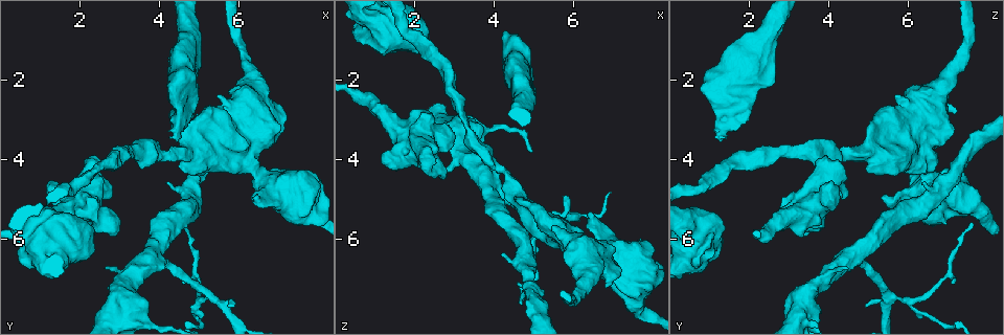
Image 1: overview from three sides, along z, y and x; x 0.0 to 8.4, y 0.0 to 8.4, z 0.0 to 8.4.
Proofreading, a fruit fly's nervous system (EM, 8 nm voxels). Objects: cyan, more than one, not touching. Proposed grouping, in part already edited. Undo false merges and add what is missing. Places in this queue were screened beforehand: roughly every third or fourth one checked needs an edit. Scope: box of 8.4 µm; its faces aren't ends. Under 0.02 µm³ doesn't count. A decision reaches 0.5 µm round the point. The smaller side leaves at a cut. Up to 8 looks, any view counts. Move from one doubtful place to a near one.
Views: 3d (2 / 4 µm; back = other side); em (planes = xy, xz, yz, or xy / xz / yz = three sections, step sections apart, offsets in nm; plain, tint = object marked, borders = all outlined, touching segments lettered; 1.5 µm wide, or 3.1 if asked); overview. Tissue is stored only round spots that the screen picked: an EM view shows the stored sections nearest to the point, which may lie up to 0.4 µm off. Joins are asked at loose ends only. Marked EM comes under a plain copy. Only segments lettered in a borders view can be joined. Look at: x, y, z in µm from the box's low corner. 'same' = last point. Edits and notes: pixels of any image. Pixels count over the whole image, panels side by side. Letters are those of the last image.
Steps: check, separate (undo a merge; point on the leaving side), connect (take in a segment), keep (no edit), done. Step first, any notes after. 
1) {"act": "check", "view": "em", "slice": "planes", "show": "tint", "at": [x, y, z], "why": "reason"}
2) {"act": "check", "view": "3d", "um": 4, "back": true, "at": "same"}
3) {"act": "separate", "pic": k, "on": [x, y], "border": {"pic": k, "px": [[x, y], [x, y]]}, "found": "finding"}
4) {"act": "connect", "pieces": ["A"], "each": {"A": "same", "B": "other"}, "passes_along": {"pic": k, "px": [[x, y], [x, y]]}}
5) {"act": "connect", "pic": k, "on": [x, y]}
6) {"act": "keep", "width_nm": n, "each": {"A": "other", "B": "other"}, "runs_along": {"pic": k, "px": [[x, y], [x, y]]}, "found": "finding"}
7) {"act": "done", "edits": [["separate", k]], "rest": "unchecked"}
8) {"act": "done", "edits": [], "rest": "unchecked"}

{"act": "check", "view": "3d", "um": 4, "at": [6.65, 5.05, 5.75], "why": "sudden change in width"}

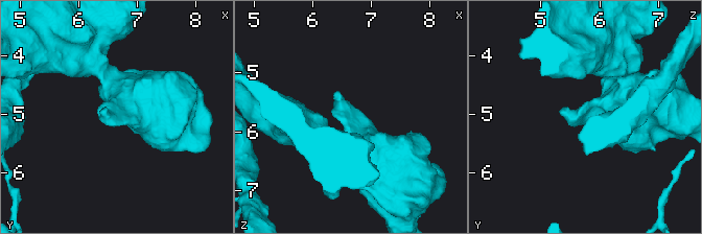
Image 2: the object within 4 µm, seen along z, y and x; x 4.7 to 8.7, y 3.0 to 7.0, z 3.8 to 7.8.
{"act": "check", "view": "em", "slice": "planes", "show": "borders", "at": [6.75, 5.05, 5.80]}

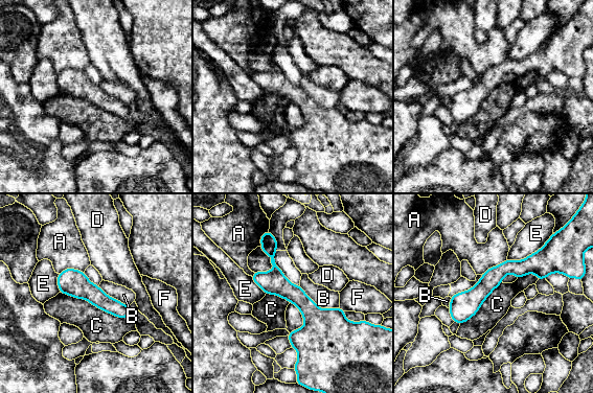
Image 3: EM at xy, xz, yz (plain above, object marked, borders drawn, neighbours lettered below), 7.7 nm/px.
{"act": "keep", "width_nm": 140, "each": {"A": "other", "B": "other", "C": "other", "D": "other", "E": "other", "F": "other"}, "runs_along": {"pic": 3, "px": [[268, 250], [276, 277], [326, 326], [361, 324]]}, "found": "one cell here"}

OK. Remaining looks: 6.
{"act": "check", "view": "3d", "um": 4, "at": [4.25, 3.95, 4.25], "why": "narrows sharply"}

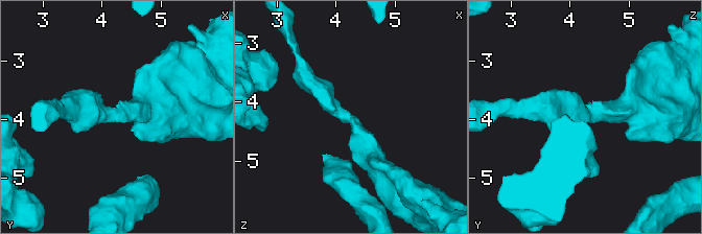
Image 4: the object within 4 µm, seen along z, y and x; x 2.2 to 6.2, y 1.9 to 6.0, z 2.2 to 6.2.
{"act": "check", "view": "em", "slice": "xy", "step": 4, "show": "tint", "at": [4.25, 3.95, 4.30], "arm_widths_nm": [320, 380], "why": "shape alone is not enough"}

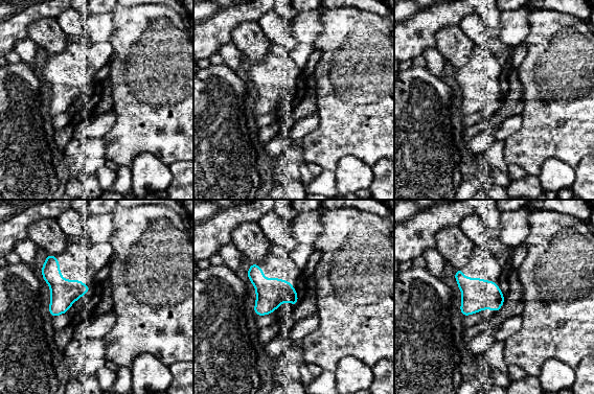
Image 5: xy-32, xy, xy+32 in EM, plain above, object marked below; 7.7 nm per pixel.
{"act": "check", "view": "em", "slice": "planes", "show": "borders", "at": "same", "why": "cut it another way"}

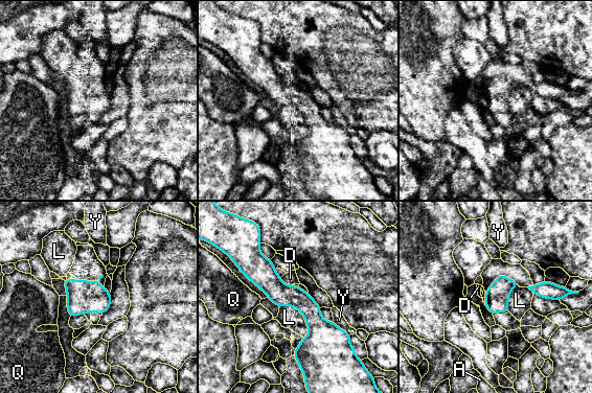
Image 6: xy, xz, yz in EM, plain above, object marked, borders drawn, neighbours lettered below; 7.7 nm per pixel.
{"act": "keep", "each": {"A": "other", "D": "other", "L": "other", "Q": "other", "Y": "other"}, "found": "all the same cell"}

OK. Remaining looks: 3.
{"act": "check", "view": "3d", "um": 2, "at": [5.85, 7.75, 4.90], "why": "branch stops here"}

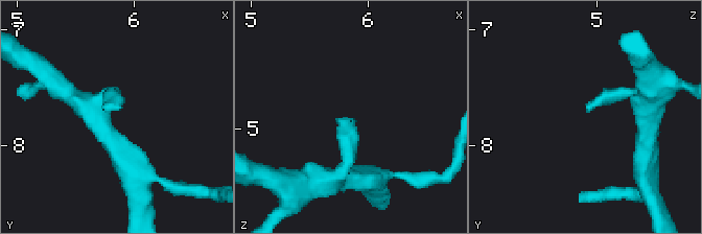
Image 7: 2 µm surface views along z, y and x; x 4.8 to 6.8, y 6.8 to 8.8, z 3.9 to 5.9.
{"act": "check", "view": "em", "slice": "planes", "show": "borders", "at": [5.82, 7.68, 4.90]}

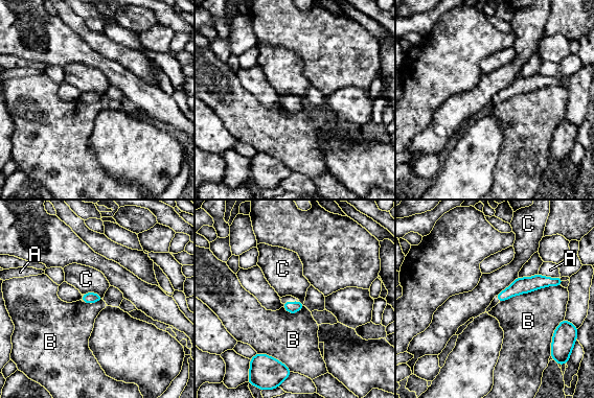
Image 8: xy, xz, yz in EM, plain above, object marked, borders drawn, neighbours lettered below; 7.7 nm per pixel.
{"act": "keep", "each": {"A": "other", "B": "other", "C": "other"}, "runs_along": {"pic": 8, "px": [[555, 281], [520, 285], [499, 296]]}, "found": "none of them fits"}

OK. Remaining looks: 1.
{"act": "done", "edits": [], "rest": "unchecked"}

